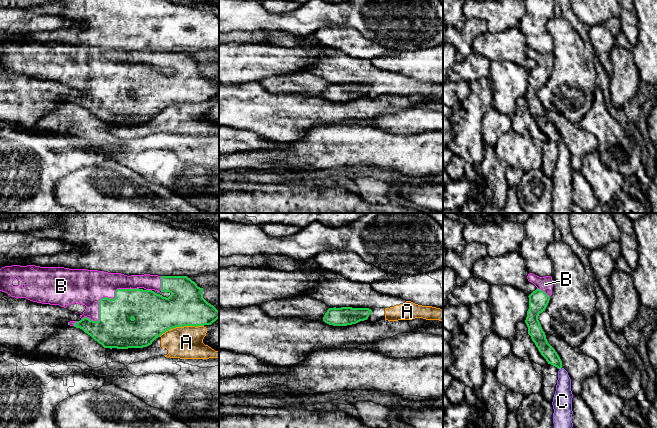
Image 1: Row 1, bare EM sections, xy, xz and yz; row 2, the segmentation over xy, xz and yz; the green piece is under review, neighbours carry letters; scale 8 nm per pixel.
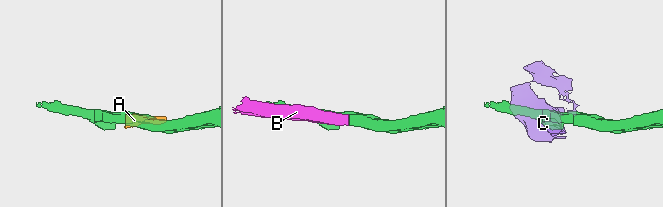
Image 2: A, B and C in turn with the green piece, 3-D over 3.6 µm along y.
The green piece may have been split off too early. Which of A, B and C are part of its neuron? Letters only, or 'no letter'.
B, C

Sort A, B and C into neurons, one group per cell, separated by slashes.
A / B C

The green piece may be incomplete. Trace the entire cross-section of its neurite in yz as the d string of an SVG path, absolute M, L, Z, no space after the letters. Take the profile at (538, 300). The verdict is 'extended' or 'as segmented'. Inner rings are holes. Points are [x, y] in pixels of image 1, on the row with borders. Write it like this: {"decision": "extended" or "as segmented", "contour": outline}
{"decision": "extended", "contour": "M529 273L527 279L537 287L528 296L529 309L525 320L528 327L528 334L548 364L559 369L556 391L552 402L554 409L554 428L572 428L573 394L571 391L571 379L568 372L562 367L562 361L559 355L548 343L545 332L538 320L539 314L545 311L552 295L553 280L551 276L539 277L533 273Z"}

